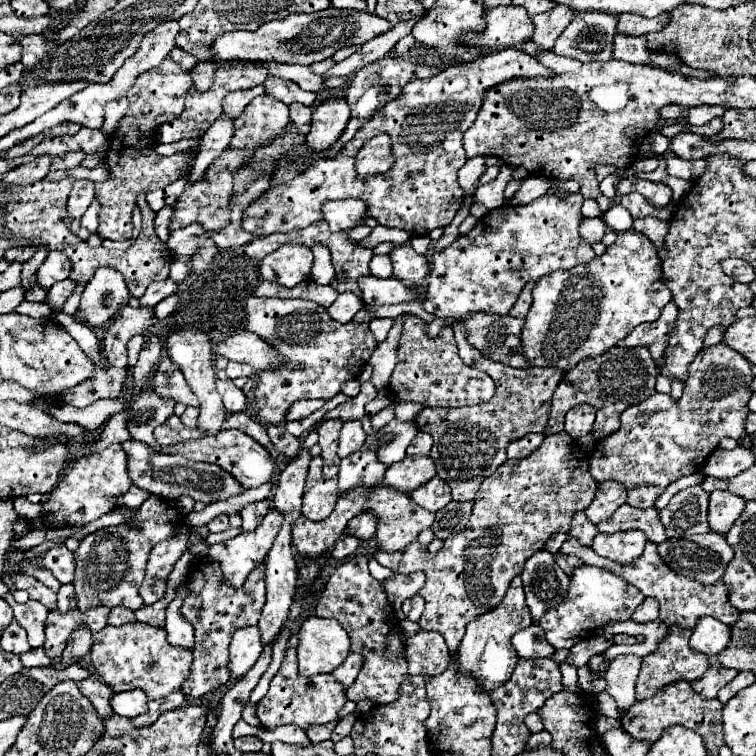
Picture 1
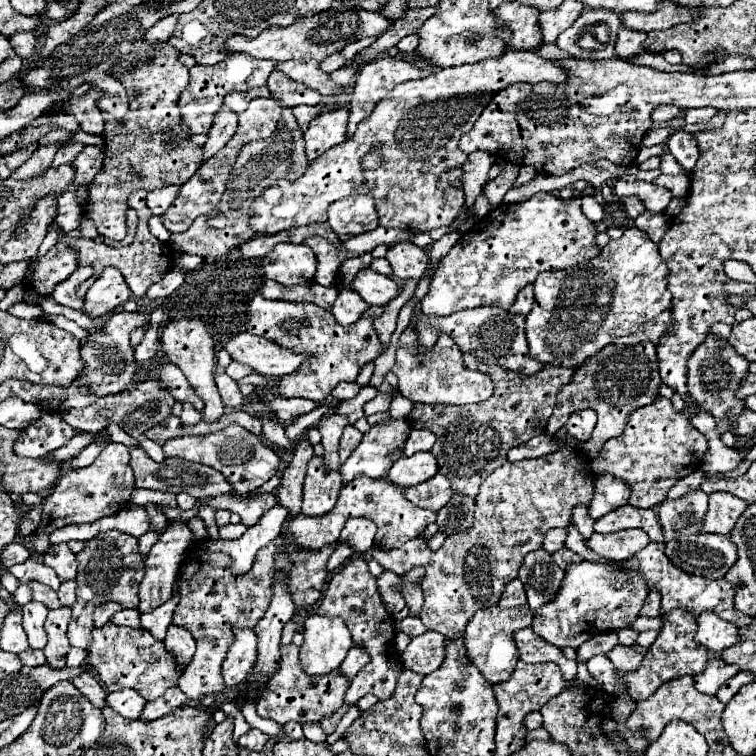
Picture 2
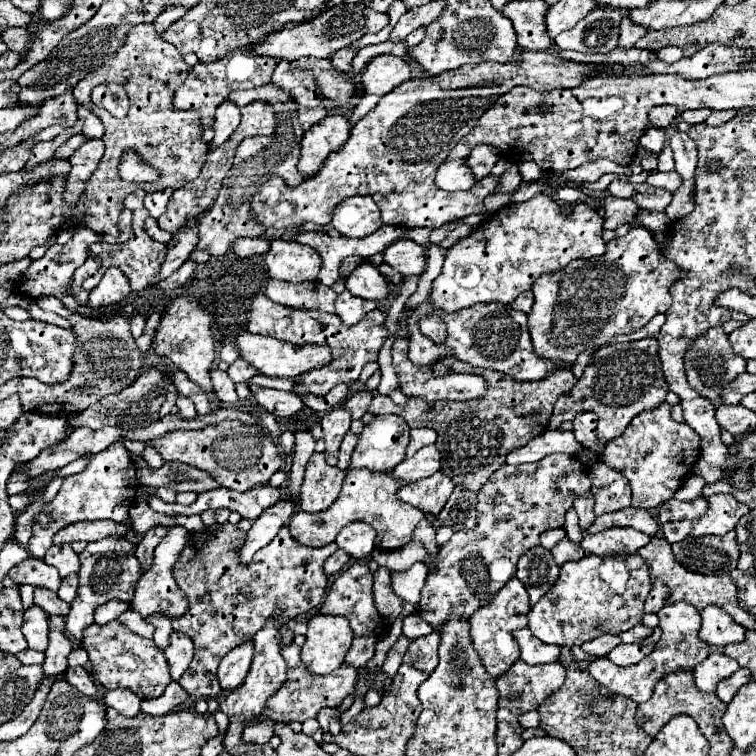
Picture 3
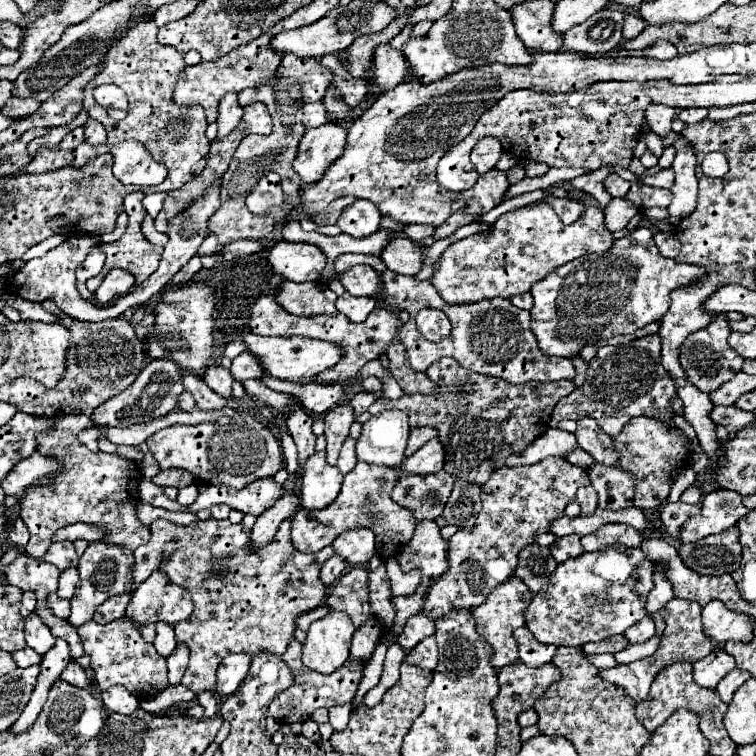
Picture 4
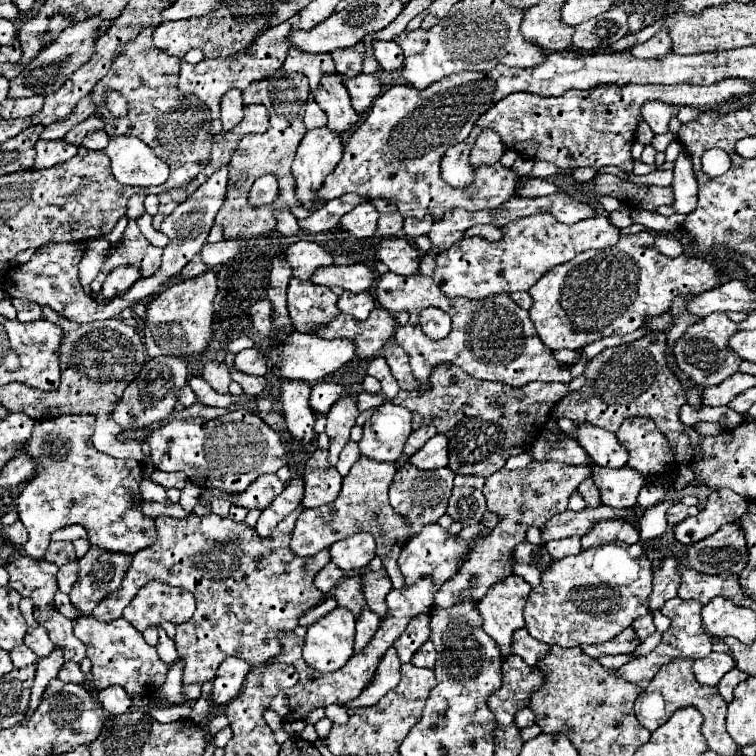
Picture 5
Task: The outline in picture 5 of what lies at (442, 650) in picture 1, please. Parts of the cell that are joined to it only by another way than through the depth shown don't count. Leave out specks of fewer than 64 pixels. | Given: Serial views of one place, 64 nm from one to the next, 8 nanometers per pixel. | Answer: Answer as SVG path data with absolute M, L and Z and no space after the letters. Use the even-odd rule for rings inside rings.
M424 642L420 646L420 650L414 654L412 658L412 664L414 666L420 666L420 668L434 668L434 662L436 662L436 652L434 652L434 646L432 642Z

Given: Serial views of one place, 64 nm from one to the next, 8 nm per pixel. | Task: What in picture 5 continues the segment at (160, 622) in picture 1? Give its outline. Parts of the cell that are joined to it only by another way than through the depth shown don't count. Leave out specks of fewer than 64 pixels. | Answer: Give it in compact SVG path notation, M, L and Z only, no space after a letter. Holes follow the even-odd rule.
M160 628L158 630L160 632L160 644L158 644L158 654L160 654L160 660L170 668L174 662L176 662L176 658L178 658L178 652L176 652L176 646L174 646L174 642L166 636L166 632L164 632L164 628Z

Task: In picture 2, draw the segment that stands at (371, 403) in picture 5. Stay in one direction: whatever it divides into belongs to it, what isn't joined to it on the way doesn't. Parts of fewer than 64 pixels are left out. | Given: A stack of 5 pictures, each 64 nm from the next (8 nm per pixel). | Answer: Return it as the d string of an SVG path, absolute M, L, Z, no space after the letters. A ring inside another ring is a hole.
M364 386L364 388L360 388L360 392L358 392L354 398L340 402L338 408L336 408L336 412L348 416L350 424L354 424L358 418L364 416L364 404L366 404L368 400L372 400L374 396L376 396L376 388Z

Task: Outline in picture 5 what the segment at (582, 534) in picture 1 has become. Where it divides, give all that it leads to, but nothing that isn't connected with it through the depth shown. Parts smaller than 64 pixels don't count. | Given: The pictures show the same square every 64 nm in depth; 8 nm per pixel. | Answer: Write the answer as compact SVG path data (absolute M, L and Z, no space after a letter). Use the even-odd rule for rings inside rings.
M592 478L584 480L582 486L578 486L578 492L586 500L586 506L600 506L600 490L596 488L596 484L594 484Z

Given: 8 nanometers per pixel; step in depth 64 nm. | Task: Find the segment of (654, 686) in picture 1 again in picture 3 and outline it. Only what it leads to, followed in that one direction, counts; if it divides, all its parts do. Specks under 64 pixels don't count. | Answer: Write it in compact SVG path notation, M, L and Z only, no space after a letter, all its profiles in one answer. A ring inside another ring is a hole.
M672 602L666 604L660 612L660 628L662 628L662 636L656 642L656 650L646 656L644 660L640 660L638 664L628 666L628 682L614 682L612 690L618 694L624 694L626 698L632 698L634 702L646 702L652 696L654 684L670 672L676 670L694 670L694 666L698 666L708 654L710 654L710 646L698 636L700 632L700 612L690 604L690 602Z

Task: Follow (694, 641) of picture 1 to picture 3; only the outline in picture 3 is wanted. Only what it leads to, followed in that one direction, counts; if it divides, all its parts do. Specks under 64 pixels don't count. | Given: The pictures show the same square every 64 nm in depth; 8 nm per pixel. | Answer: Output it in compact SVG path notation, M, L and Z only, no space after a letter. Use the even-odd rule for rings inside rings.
M706 606L702 610L702 628L700 638L710 646L724 648L732 642L742 642L746 638L746 628L740 626L730 614L726 614L720 606Z

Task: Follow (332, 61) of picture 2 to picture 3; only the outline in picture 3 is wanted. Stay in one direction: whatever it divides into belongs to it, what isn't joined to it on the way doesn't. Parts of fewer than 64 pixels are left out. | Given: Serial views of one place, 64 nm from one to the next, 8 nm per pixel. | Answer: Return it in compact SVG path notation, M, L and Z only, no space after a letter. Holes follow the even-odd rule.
M348 46L348 48L340 50L340 52L336 52L336 54L332 56L332 62L334 62L334 66L338 66L340 70L350 72L350 68L352 68L352 58L354 58L356 54L358 54L358 50L356 50L354 46Z

